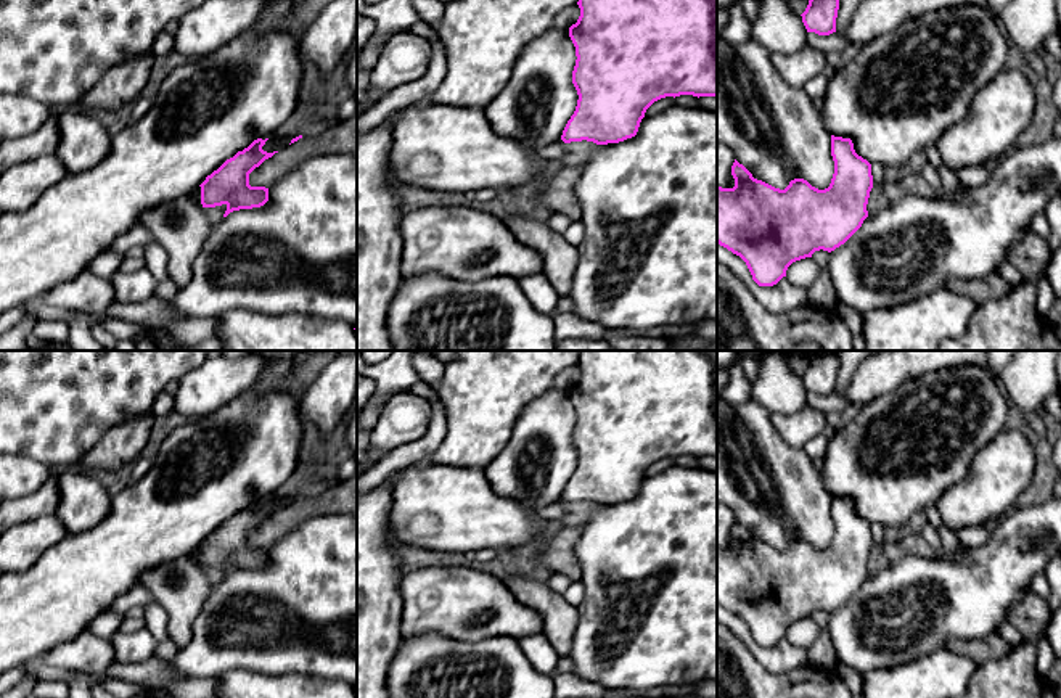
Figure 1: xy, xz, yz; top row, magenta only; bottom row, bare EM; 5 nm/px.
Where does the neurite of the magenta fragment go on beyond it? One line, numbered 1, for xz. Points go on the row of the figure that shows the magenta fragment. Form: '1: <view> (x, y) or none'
1: none

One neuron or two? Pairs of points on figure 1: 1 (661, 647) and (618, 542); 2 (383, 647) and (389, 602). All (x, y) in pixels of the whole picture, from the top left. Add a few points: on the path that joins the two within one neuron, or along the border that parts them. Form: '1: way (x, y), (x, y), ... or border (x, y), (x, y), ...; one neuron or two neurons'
1: way (661, 611), (679, 589), (679, 566), (653, 562); one neuron
2: way (383, 636), (383, 613); one neuron

